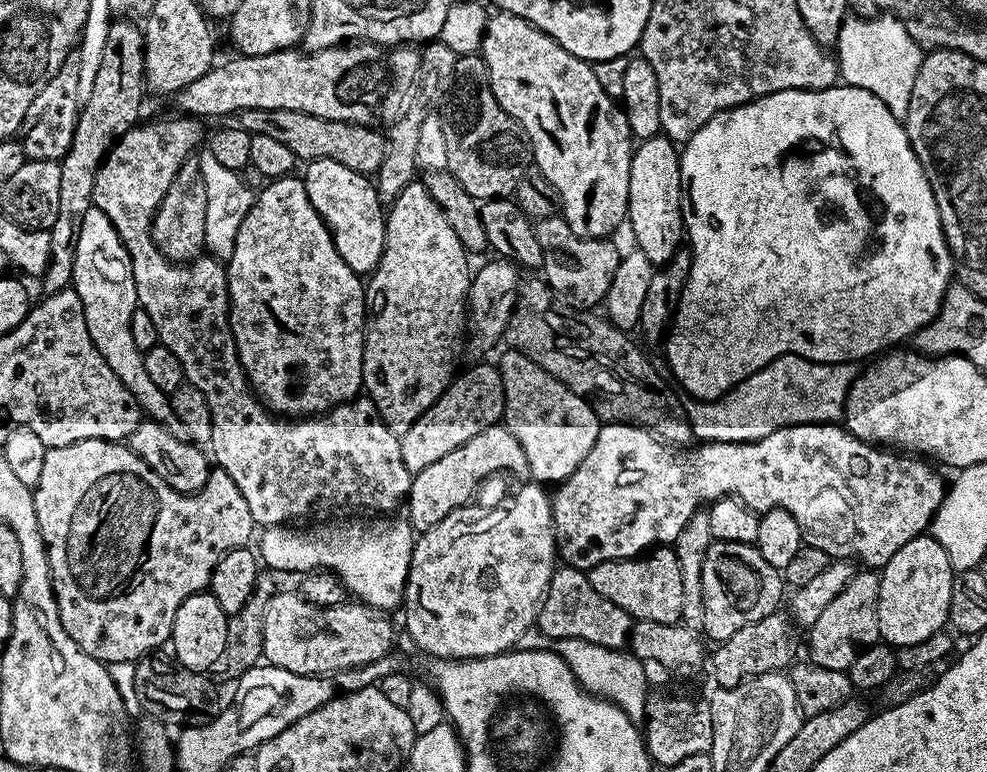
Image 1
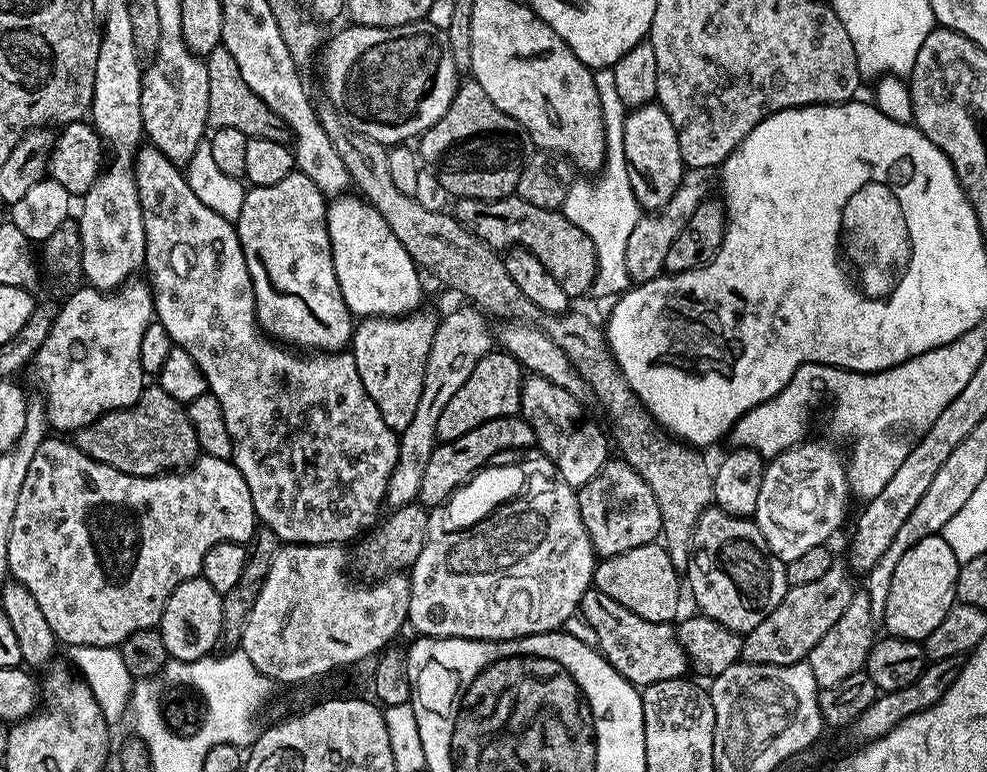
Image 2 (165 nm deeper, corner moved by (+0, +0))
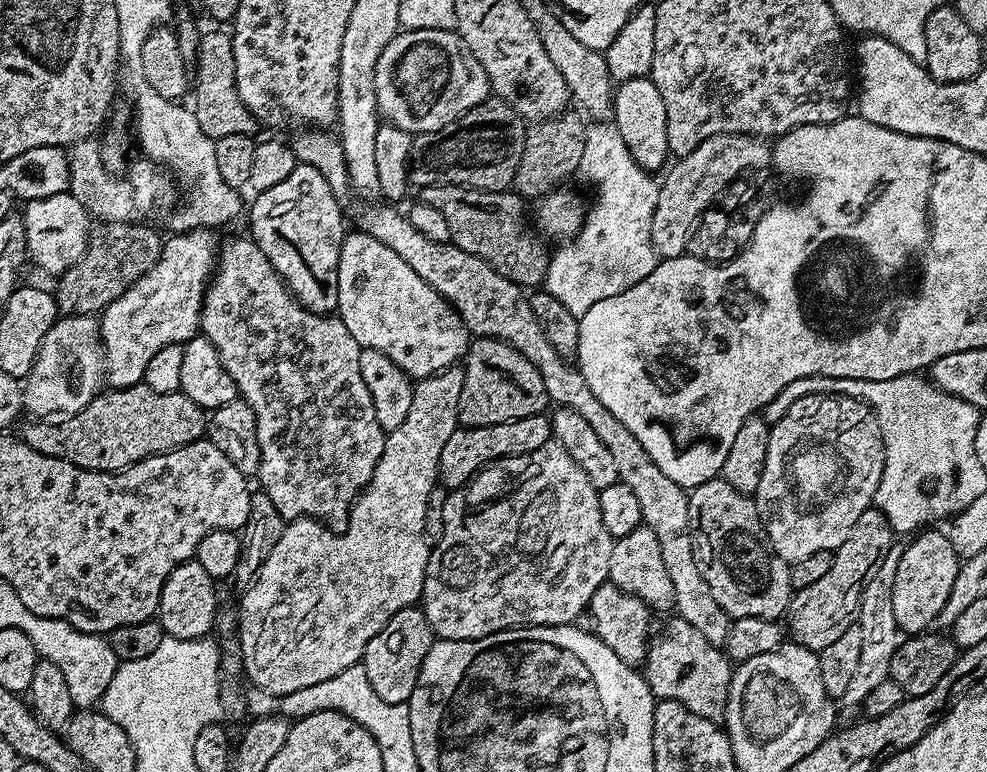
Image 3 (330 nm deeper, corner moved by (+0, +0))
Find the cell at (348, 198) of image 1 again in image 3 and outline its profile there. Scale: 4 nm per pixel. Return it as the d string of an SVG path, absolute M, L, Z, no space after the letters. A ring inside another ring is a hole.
M363 230L355 231L349 231L345 235L344 245L338 258L338 306L336 307L340 321L346 326L346 330L350 330L354 342L358 342L361 349L369 348L386 354L386 358L390 358L390 362L397 364L409 378L415 378L417 381L422 381L428 376L435 376L436 373L444 371L445 368L453 367L467 353L470 343L470 333L462 322L462 318L444 297L438 295L422 278L418 278L418 274L414 274L414 270L410 270L410 266L406 266L406 262L402 262L402 258L398 258L398 254L394 254L394 250L390 250L390 246L382 246L382 242L378 242L378 238L374 238Z

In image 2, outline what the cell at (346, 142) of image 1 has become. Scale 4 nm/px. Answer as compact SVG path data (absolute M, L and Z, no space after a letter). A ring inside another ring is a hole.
M223 46L215 48L204 60L206 66L206 79L210 82L210 110L208 111L208 128L215 130L225 128L226 130L242 130L248 139L266 138L269 142L278 142L279 144L288 144L290 133L286 122L246 86L246 81L242 78L242 73L238 70L234 58Z

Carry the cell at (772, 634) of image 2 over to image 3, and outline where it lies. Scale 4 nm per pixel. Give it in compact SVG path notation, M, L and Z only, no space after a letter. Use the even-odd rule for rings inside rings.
M873 506L867 508L854 522L846 542L832 553L830 571L811 586L797 588L792 593L786 613L786 632L791 643L801 644L804 648L819 654L842 637L848 627L857 623L862 590L866 582L878 574L878 566L886 562L886 554L894 547L894 533L886 514Z

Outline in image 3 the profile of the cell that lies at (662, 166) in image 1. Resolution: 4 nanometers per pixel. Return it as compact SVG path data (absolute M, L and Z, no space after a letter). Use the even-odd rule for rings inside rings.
M643 76L619 81L612 97L611 119L616 125L618 134L622 134L622 142L626 142L626 150L630 150L634 162L638 162L638 166L642 166L645 172L659 173L669 163L666 105L662 103L662 94L658 94L658 86L652 79Z

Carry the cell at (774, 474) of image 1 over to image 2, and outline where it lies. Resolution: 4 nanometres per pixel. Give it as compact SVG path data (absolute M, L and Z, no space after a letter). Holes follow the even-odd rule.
M622 458L609 459L600 467L600 473L579 488L576 501L597 557L613 556L661 539L664 523L658 498L654 498L654 490Z

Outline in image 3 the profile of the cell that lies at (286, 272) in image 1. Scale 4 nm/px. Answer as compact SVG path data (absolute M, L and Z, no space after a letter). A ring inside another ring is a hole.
M297 163L296 169L282 178L278 186L270 186L270 190L255 193L254 199L250 239L259 246L262 254L266 254L274 270L284 279L288 291L303 308L321 314L335 313L338 306L338 258L344 245L346 227L344 216L340 213L341 201L330 190L330 182L326 182L326 178L322 178L314 166Z

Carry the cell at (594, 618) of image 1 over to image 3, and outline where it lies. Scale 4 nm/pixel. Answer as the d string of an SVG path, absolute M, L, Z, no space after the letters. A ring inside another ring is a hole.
M672 618L664 633L649 643L642 661L642 675L653 697L682 702L686 710L714 721L717 726L724 724L733 671L733 661L717 645L706 642L690 622L679 618Z

